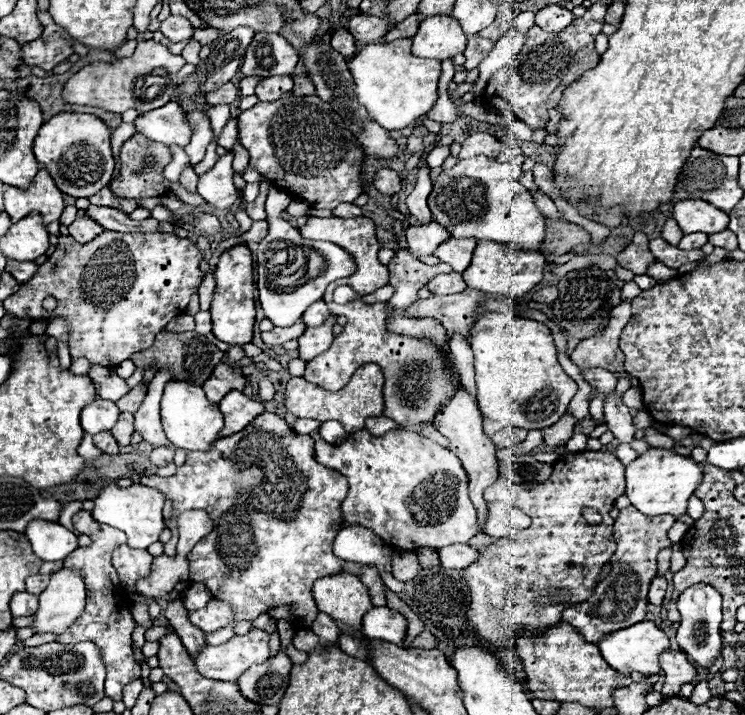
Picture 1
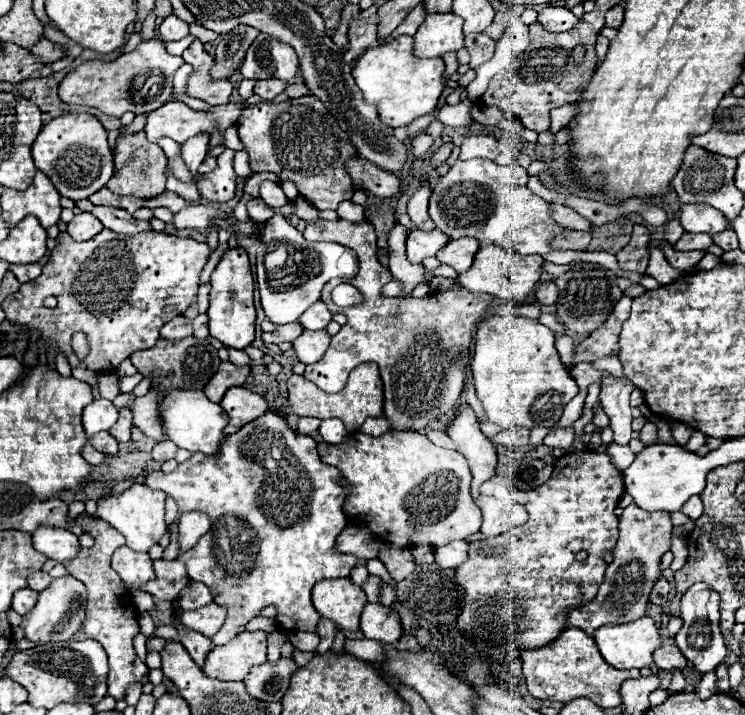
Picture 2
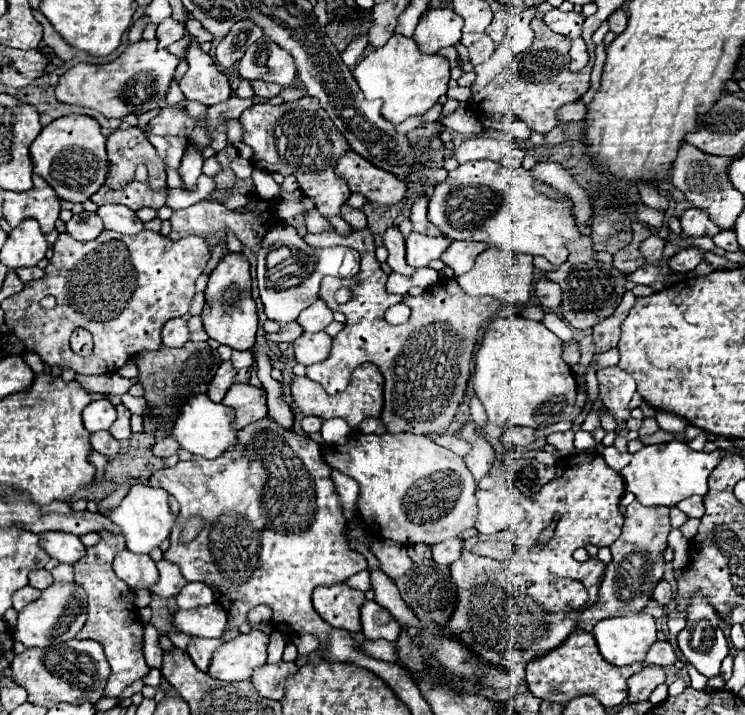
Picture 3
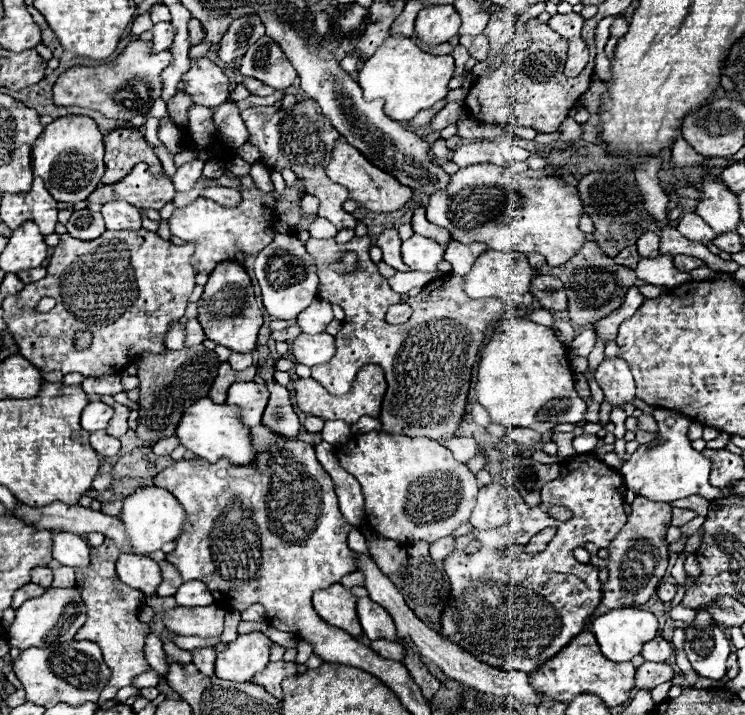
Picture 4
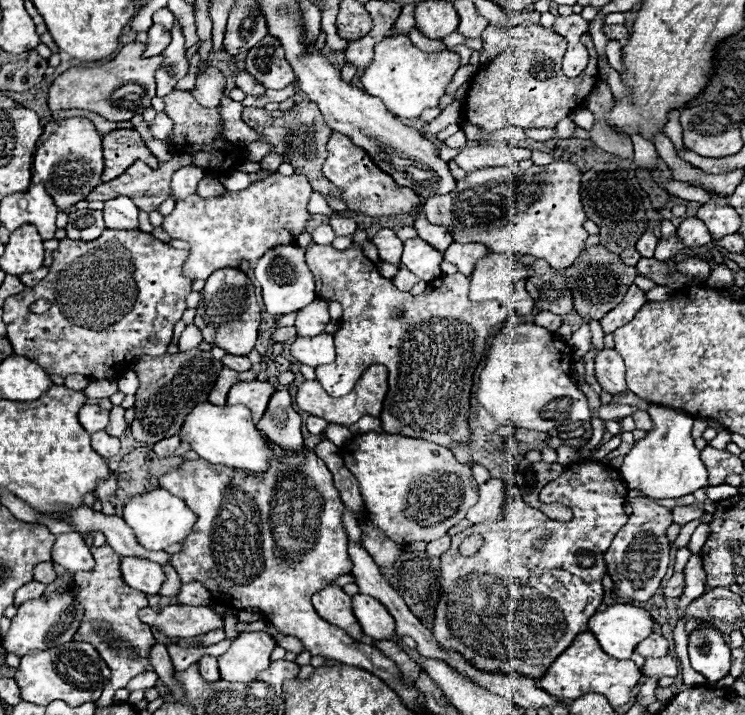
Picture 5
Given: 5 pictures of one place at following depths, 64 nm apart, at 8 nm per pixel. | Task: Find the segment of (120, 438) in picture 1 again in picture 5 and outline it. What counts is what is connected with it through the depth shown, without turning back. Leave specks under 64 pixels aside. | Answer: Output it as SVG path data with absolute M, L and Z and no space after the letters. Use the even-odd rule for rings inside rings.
M114 406L112 408L112 412L110 412L110 424L108 424L108 428L106 428L106 432L110 434L110 436L122 436L124 434L124 430L126 430L126 420L124 420L124 412L126 412L126 408L122 408L122 406Z

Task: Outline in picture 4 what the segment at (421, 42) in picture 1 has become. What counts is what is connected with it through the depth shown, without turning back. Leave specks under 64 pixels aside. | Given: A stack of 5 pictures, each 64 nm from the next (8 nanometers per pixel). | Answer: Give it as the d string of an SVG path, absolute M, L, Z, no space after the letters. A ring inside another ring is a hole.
M428 6L418 12L416 38L428 46L438 46L456 38L460 26L462 20L454 6Z

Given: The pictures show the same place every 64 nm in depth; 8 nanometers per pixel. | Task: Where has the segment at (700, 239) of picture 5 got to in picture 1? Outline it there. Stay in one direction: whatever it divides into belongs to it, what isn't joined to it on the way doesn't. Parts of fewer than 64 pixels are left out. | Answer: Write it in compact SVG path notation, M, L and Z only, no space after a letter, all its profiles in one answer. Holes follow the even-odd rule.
M680 200L674 204L672 214L684 234L692 232L714 234L726 230L728 226L728 214L704 200Z

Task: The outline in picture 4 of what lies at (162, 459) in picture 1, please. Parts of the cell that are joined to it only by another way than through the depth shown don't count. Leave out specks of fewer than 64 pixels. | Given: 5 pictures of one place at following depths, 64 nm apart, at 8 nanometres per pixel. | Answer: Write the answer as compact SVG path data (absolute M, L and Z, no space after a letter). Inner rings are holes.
M172 436L172 438L168 438L168 440L158 440L154 446L152 446L152 450L154 450L154 454L158 454L158 456L170 456L170 452L178 446L180 442L176 440L176 436Z

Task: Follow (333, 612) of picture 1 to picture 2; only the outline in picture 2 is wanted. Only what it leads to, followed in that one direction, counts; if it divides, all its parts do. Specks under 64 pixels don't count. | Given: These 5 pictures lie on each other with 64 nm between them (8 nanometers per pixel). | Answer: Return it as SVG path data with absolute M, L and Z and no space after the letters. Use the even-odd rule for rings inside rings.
M352 578L320 580L312 588L312 600L320 616L336 622L344 630L360 630L360 614L368 600Z

